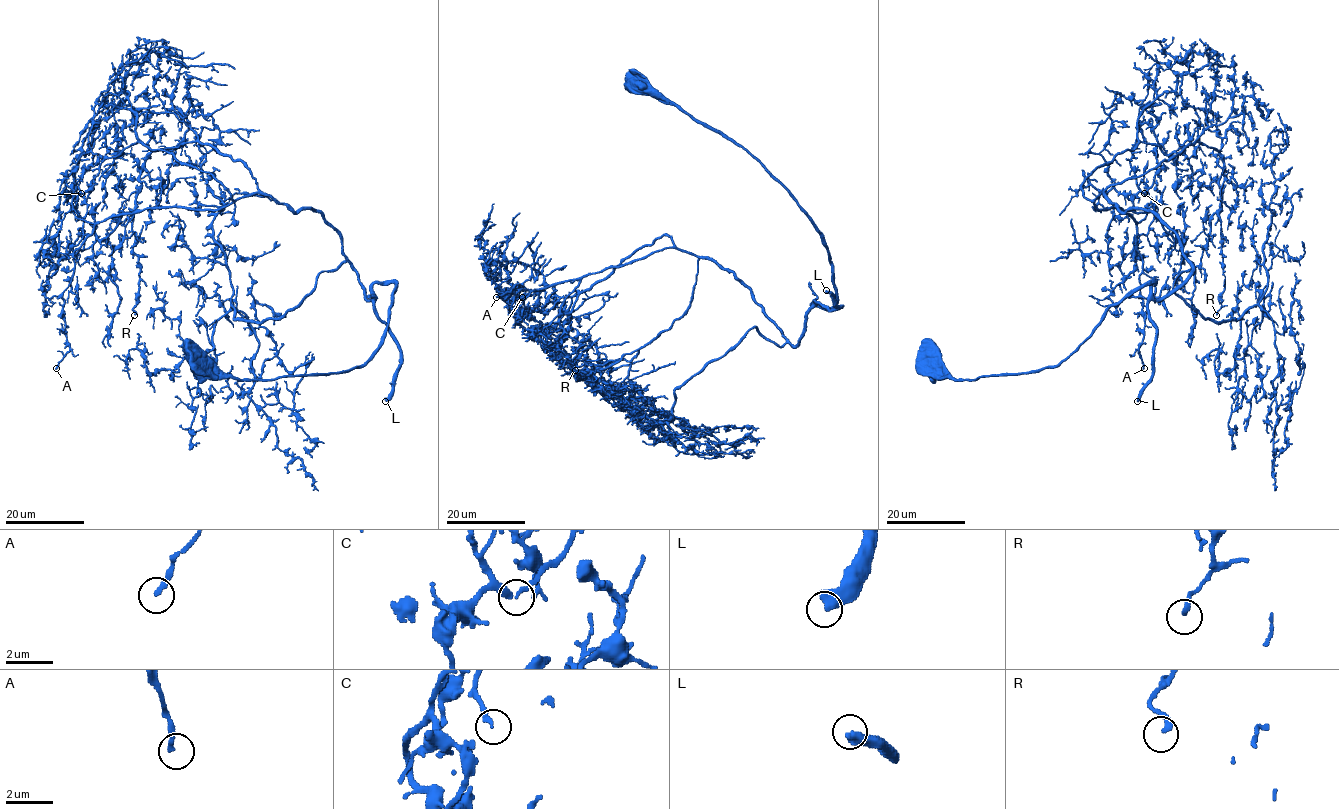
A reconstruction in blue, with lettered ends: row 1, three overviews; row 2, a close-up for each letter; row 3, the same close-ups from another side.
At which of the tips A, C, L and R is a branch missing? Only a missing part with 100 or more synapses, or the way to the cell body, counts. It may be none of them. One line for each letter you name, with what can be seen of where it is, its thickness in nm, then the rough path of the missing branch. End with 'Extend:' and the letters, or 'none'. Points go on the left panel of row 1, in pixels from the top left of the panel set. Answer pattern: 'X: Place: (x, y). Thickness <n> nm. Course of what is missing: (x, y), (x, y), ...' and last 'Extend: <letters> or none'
L: Place: (385, 401). Thickness 550 nm
Extend: L

